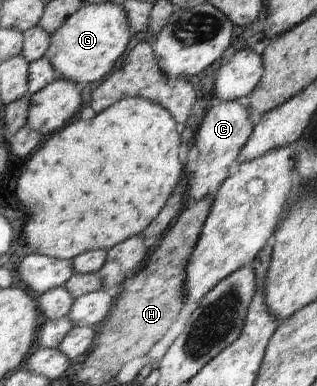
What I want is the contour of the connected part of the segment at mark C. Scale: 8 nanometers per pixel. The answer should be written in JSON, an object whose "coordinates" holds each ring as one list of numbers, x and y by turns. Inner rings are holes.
{"coordinates":[[241,100,221,101,211,107,204,116,203,125,200,126,196,137,191,142,191,145,196,145,199,152,196,159,197,167,192,173,186,175,188,194,194,200,199,201,205,196,215,195,221,184,232,174,239,152,253,129,248,116,245,102]]}

